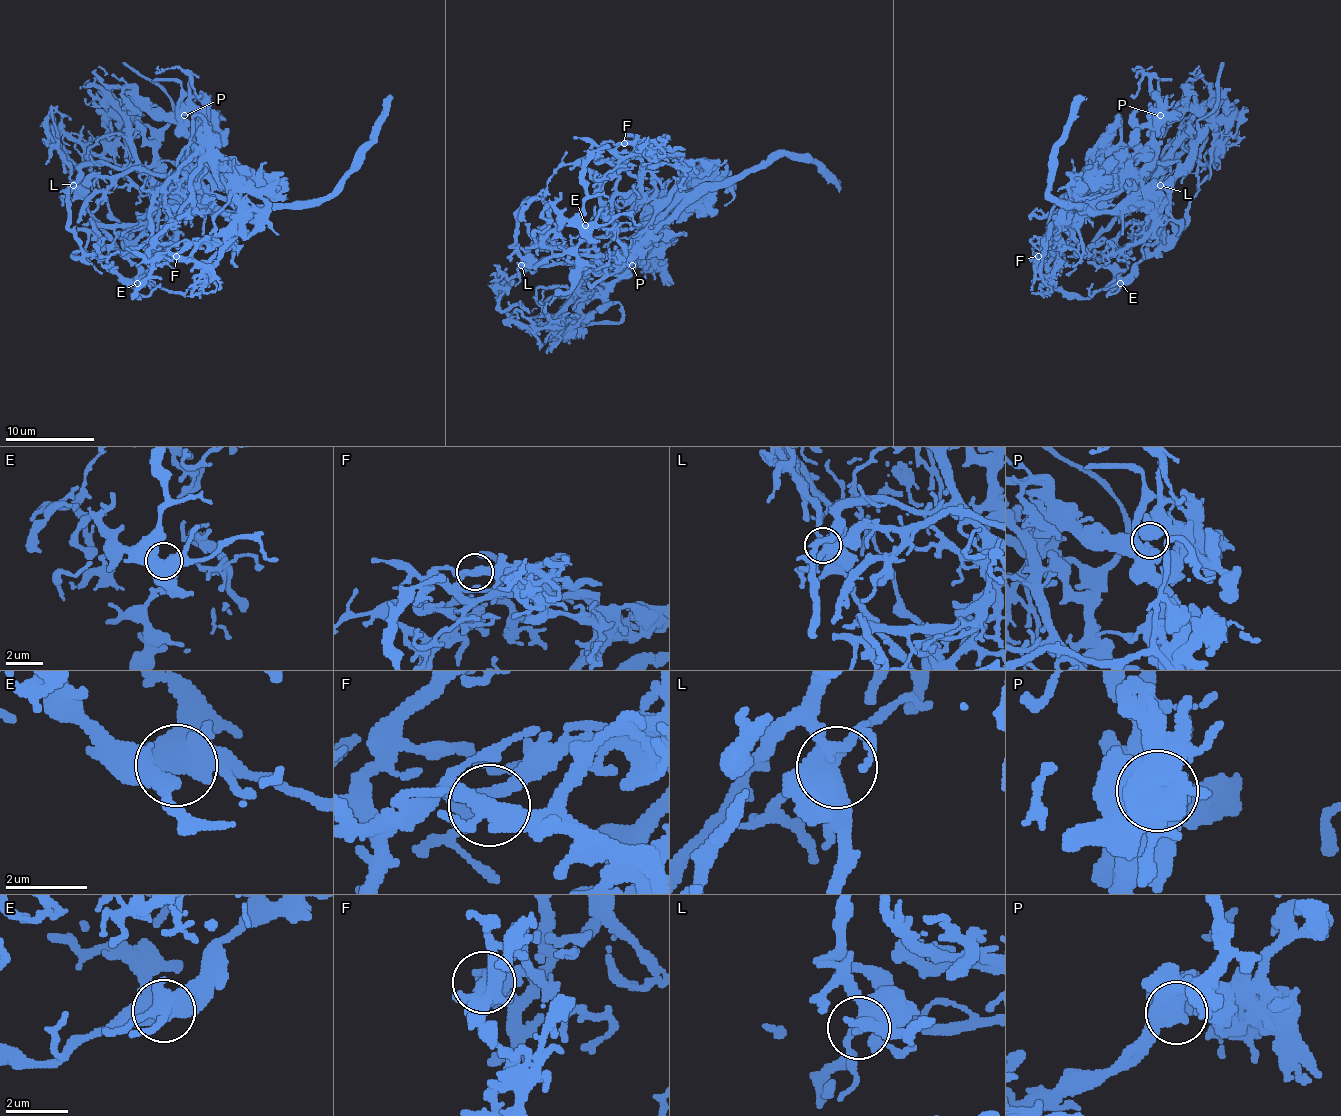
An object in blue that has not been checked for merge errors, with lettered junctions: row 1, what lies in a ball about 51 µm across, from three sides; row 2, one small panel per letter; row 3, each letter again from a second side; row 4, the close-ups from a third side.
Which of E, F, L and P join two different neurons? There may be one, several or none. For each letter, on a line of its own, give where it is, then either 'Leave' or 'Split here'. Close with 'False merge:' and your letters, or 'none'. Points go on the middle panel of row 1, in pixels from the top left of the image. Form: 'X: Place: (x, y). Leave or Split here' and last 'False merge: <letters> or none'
E: Place: (585, 225). Leave
F: Place: (624, 143). Leave
L: Place: (521, 265). Leave
P: Place: (632, 265). Leave
False merge: none

